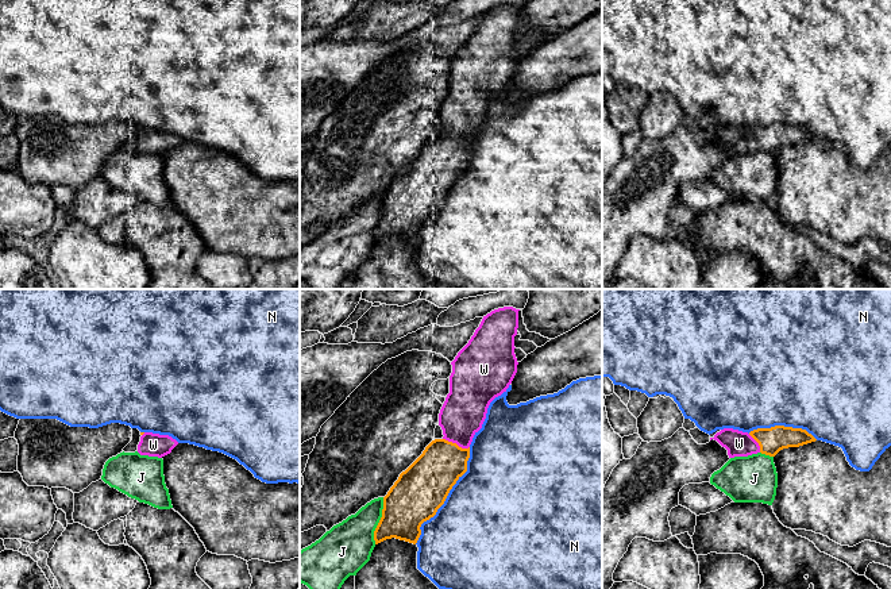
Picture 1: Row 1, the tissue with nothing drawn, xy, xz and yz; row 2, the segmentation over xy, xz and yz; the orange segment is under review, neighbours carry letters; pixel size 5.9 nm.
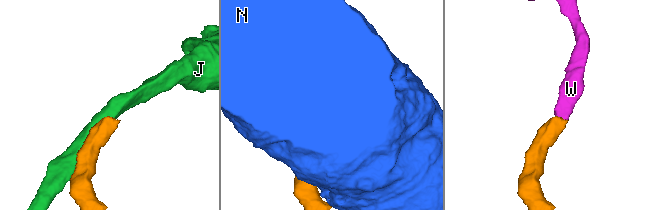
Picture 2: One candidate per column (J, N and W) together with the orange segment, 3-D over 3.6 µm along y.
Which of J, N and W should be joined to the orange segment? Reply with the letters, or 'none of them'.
W

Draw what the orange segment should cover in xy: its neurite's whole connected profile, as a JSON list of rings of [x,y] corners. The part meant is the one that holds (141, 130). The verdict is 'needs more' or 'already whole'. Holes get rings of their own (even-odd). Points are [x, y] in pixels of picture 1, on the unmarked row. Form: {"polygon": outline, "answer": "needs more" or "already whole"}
{"polygon": [[[140,130],[140,139],[138,142],[138,150],[140,153],[162,155],[171,150],[178,142],[176,136],[169,132],[159,132],[153,130]]], "answer": "needs more"}

